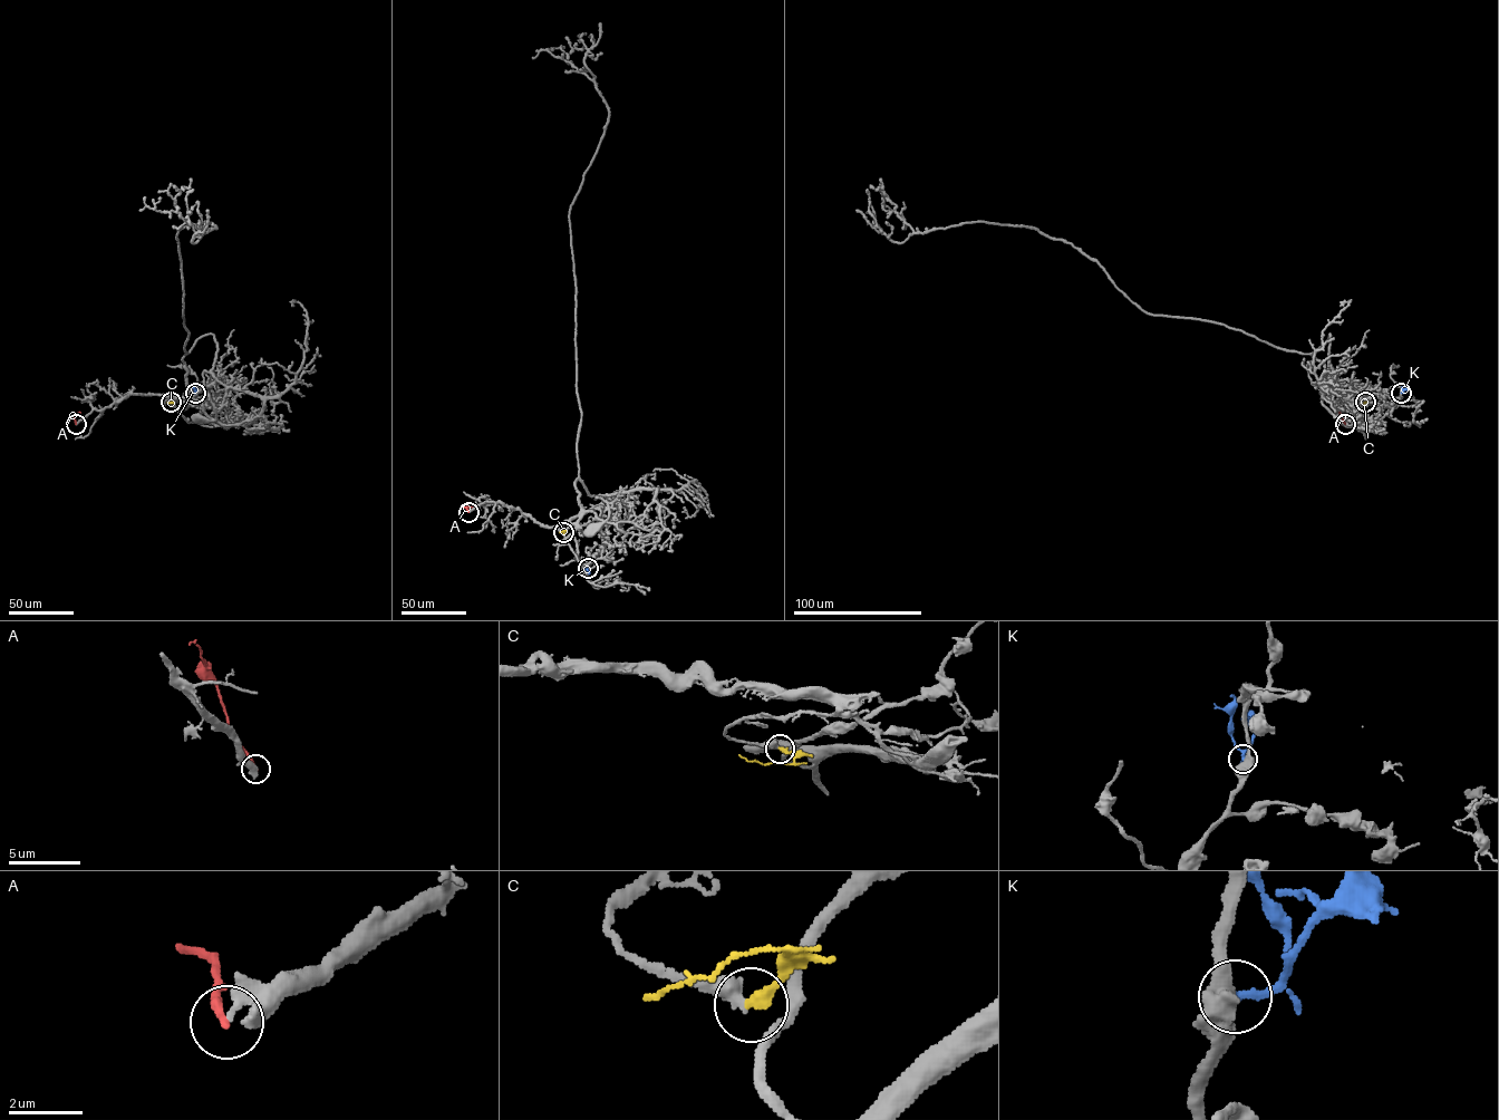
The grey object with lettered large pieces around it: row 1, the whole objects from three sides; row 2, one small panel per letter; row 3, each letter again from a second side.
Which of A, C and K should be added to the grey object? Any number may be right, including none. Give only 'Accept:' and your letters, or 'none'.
Accept: C

